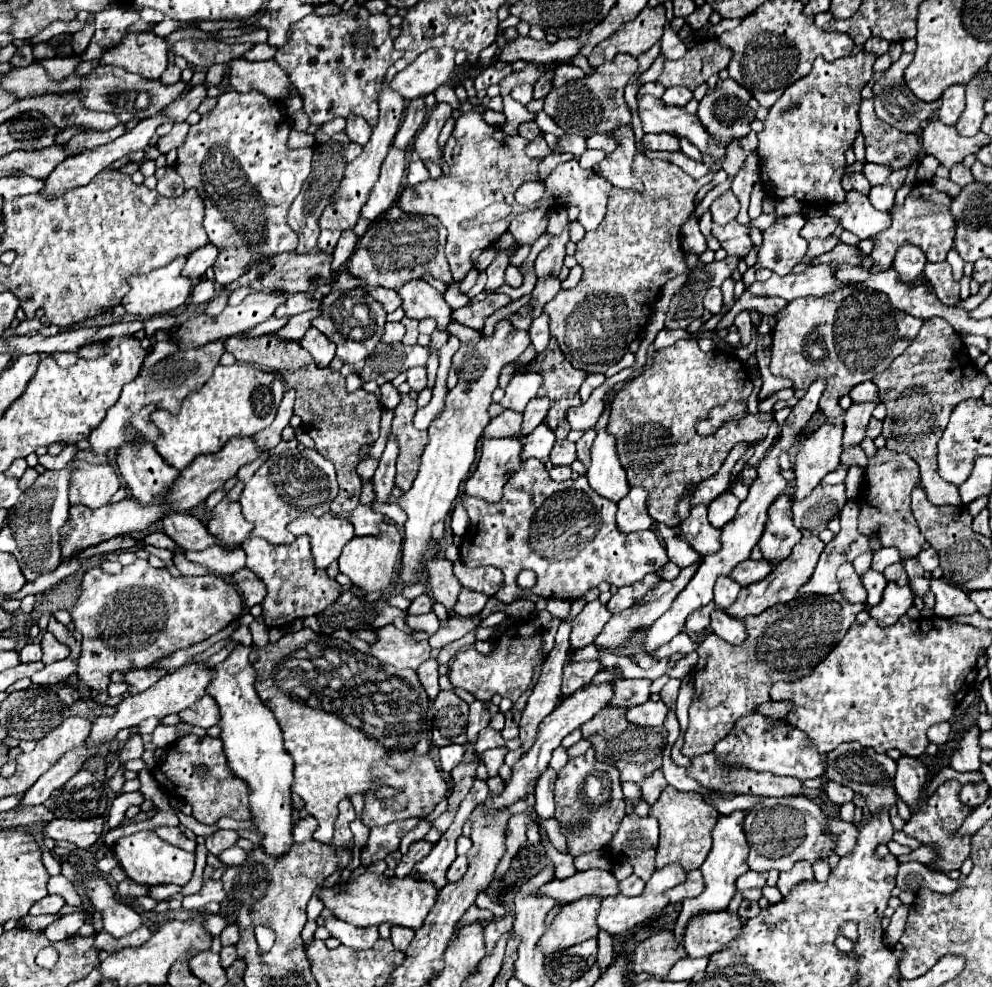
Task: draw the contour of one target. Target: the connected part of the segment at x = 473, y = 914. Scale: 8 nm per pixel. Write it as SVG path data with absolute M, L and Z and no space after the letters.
M472 905L460 919L460 921L455 925L454 935L449 939L449 945L453 943L453 939L457 937L457 933L459 933L459 929L465 925L469 925L479 920L488 920L491 921L493 918L493 914L488 909L480 909L475 905Z

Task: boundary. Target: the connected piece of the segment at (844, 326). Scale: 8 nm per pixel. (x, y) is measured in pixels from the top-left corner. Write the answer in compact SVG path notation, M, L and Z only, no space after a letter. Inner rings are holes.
M853 285L841 287L825 297L793 299L777 315L777 325L771 331L771 373L791 379L795 389L807 389L813 379L825 379L827 389L821 397L821 411L835 419L841 413L839 397L847 395L857 383L871 381L887 369L919 333L923 319L915 319L891 307L885 293L859 289Z

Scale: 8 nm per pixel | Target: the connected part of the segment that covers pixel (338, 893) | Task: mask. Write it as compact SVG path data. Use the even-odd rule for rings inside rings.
M363 873L353 883L337 885L333 889L321 889L319 897L327 909L335 913L335 917L355 925L355 927L379 927L381 923L409 927L413 931L421 929L427 913L437 901L439 889L429 881L417 881L413 877L385 877L375 873Z

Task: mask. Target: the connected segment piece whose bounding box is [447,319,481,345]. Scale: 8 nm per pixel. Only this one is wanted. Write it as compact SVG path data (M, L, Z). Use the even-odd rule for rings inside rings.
M455 319L449 321L449 327L447 327L447 329L449 329L451 335L455 335L455 337L461 341L461 345L477 345L479 339L481 339L481 333L479 333L479 331L471 329L471 327L463 327L463 325L457 323Z

